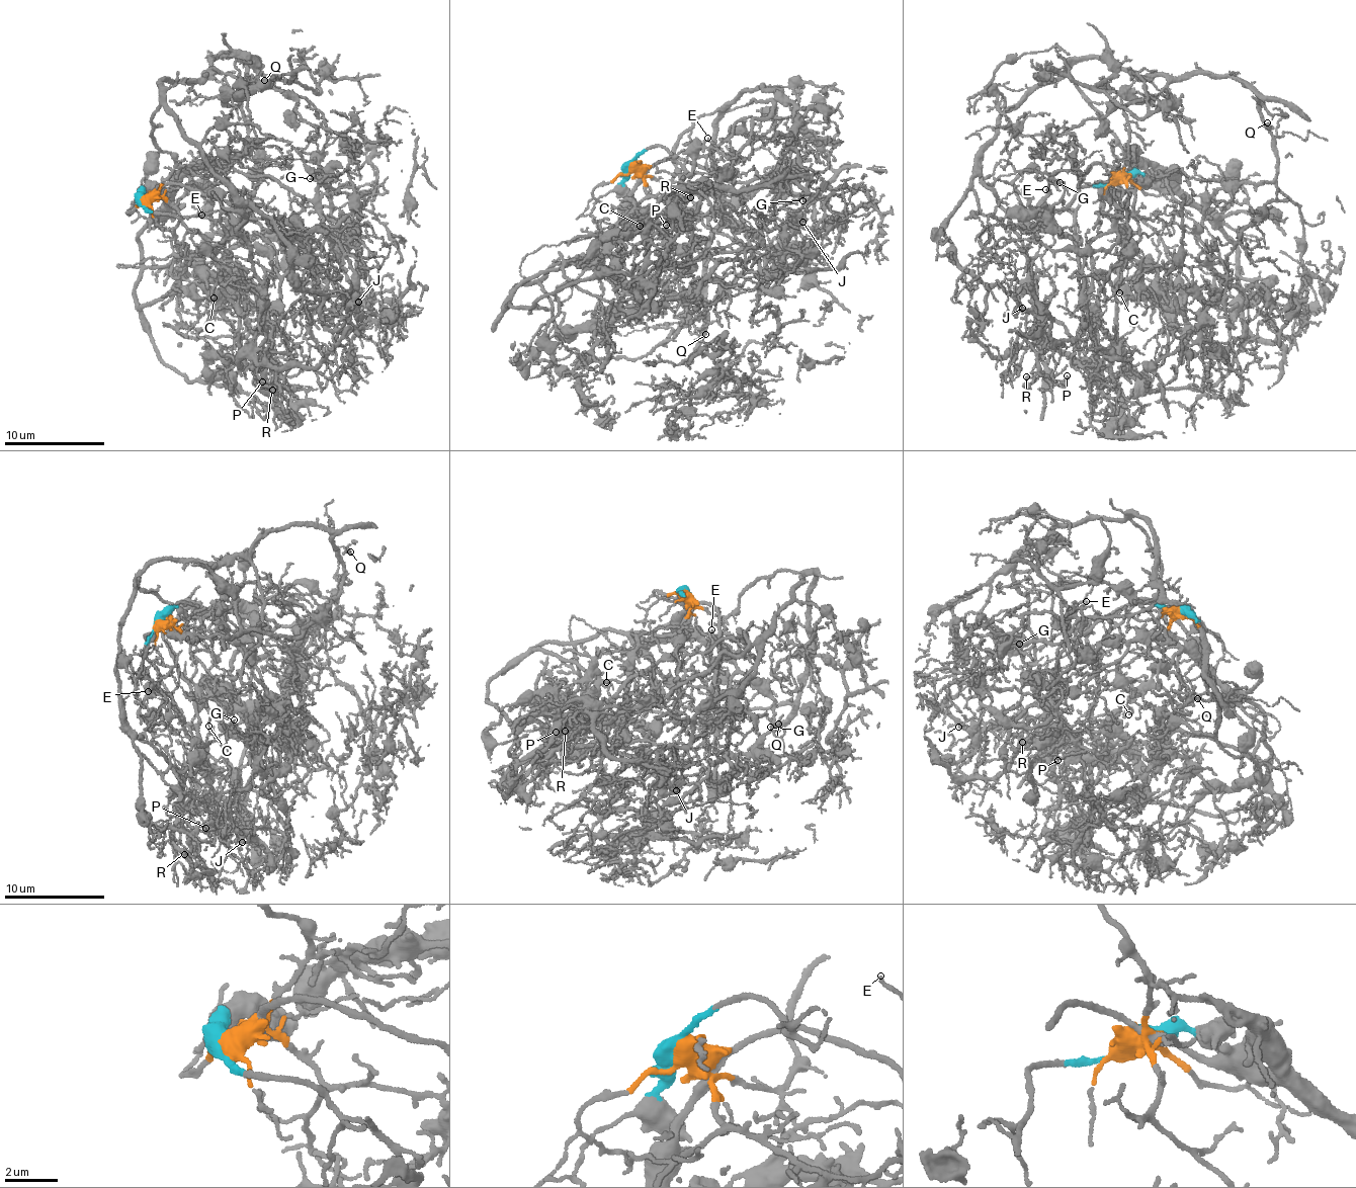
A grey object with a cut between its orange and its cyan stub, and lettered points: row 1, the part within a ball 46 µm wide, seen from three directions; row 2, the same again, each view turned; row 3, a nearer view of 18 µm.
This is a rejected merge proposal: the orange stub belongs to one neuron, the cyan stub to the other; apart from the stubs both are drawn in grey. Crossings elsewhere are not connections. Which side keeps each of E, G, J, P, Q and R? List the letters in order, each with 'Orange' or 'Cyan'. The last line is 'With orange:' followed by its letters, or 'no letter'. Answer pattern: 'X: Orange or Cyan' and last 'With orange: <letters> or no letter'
E: Cyan
G: Orange
J: Orange
P: Cyan
Q: Orange
R: Cyan
With orange: G, J, Q

